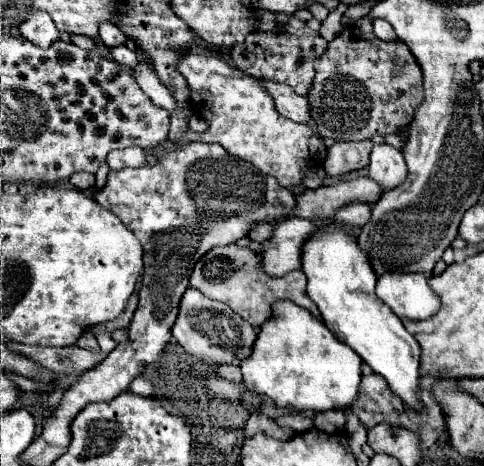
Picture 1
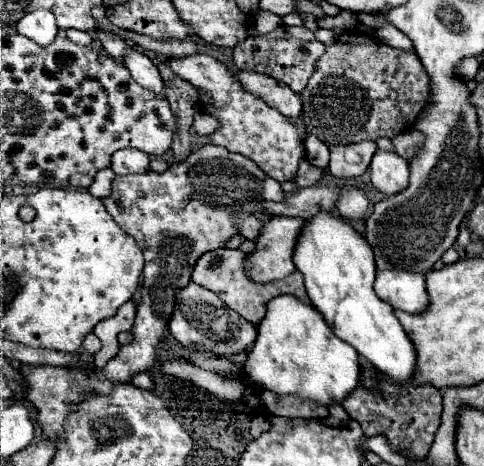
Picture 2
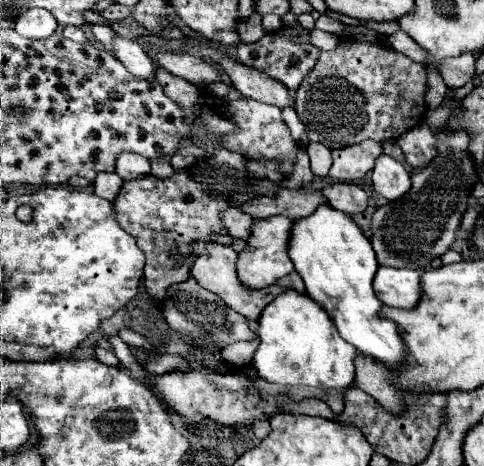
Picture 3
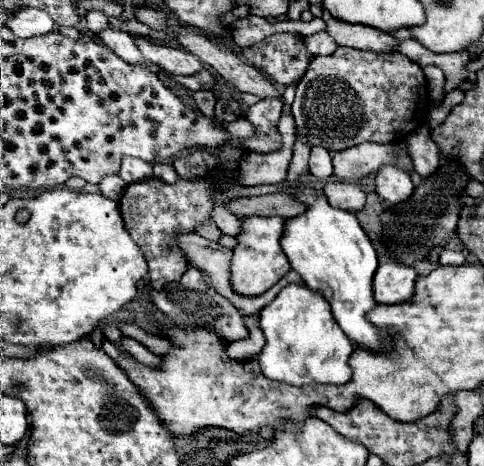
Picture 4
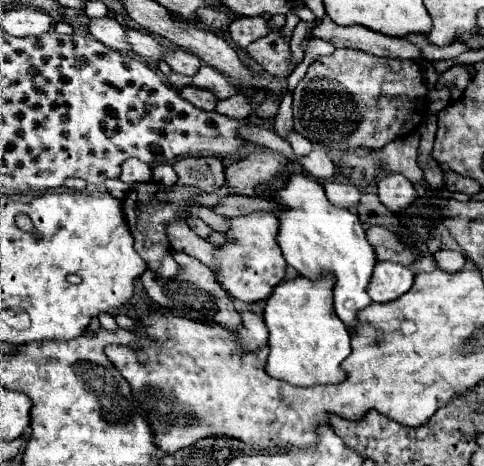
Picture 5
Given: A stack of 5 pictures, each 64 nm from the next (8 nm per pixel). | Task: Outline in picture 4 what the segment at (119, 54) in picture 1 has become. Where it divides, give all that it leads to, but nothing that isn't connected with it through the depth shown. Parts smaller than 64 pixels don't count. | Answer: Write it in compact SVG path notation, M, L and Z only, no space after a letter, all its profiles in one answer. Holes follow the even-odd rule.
M88 12L86 22L88 22L88 30L92 34L100 34L100 30L104 30L108 26L108 18L102 12Z

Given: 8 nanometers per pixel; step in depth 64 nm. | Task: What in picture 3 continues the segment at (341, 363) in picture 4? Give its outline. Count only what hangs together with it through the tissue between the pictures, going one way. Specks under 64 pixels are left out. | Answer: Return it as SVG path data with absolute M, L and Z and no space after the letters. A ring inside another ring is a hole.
M294 290L282 292L276 300L272 300L272 304L268 304L264 308L258 324L260 324L260 328L256 330L256 334L260 338L260 344L254 352L252 368L256 368L258 376L264 378L266 382L280 384L286 388L308 386L308 388L316 388L316 390L324 390L324 392L328 392L328 390L344 392L354 382L354 376L356 376L354 358L356 358L358 350L338 336L338 330L332 324L332 320L328 318L328 314L306 294L296 294Z

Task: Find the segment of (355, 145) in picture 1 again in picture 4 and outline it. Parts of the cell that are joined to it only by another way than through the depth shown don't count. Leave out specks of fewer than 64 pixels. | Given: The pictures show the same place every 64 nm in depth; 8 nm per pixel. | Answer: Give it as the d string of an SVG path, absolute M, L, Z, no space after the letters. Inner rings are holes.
M364 142L334 154L334 176L338 176L344 182L352 182L352 180L360 180L370 172L376 172L382 164L398 164L406 172L414 170L404 144L400 146L400 152L394 154L390 144Z

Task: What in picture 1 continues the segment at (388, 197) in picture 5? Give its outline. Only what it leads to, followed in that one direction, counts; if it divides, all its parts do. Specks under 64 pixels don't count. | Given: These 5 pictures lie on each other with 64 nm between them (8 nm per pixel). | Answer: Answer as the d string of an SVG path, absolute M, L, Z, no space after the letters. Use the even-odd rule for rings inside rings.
M376 144L370 154L370 178L374 178L384 190L396 188L400 180L406 180L406 162L398 148L390 144Z

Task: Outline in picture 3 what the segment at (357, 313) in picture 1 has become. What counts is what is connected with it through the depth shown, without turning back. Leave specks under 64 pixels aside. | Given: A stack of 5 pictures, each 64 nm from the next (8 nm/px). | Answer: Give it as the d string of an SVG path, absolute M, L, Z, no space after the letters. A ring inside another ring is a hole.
M320 206L308 220L298 220L290 234L288 254L306 284L306 294L326 310L346 342L352 342L360 354L382 362L390 370L404 368L408 348L396 322L382 316L384 304L380 304L372 290L372 280L378 270L376 256L370 240L348 214Z

